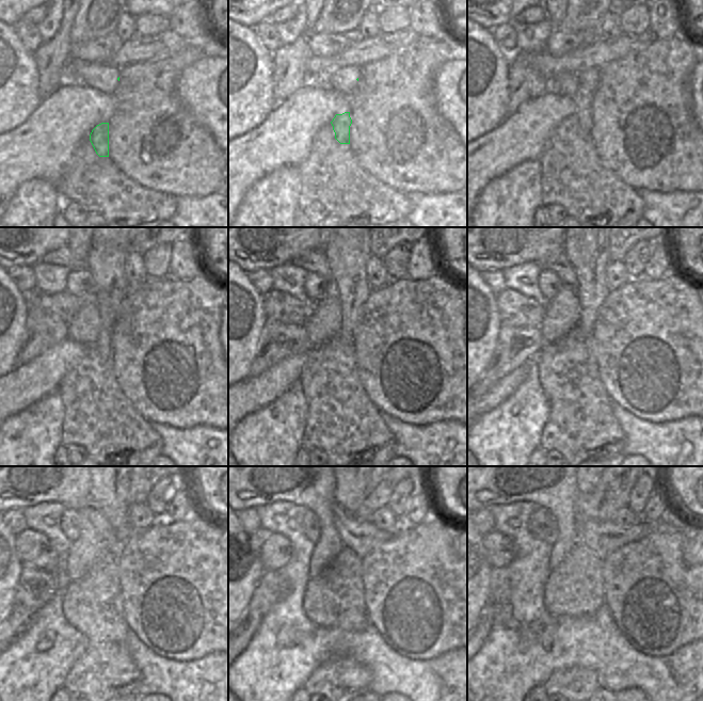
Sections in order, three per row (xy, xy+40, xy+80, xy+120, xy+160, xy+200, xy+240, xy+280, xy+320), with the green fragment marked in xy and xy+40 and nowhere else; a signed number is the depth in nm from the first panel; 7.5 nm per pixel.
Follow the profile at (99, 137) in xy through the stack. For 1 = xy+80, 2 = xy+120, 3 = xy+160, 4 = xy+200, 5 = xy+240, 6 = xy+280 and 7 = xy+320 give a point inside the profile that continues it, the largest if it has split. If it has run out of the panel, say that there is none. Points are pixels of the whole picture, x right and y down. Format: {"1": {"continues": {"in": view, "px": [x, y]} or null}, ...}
{"1": {"continues": {"in": "xy+80", "px": [588, 83]}}, "2": {"continues": {"in": "xy+120", "px": [105, 260]}}, "3": {"continues": {"in": "xy+160", "px": [348, 250]}}, "4": {"continues": {"in": "xy+200", "px": [587, 249]}}, "5": {"continues": {"in": "xy+240", "px": [109, 492]}}, "6": {"continues": {"in": "xy+280", "px": [350, 488]}}, "7": {"continues": {"in": "xy+320", "px": [584, 488]}}}

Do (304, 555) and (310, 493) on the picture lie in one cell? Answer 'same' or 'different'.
different

